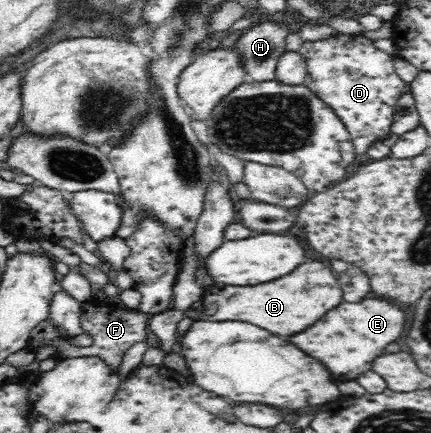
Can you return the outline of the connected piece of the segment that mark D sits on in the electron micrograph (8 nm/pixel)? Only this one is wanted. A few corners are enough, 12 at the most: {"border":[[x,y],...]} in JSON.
{"border":[[337,33],[306,41],[304,84],[357,153],[389,134],[394,55]]}

